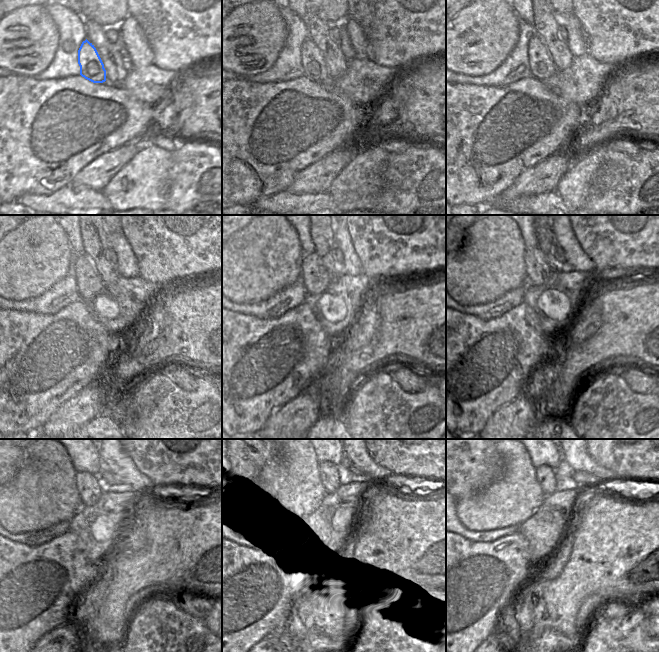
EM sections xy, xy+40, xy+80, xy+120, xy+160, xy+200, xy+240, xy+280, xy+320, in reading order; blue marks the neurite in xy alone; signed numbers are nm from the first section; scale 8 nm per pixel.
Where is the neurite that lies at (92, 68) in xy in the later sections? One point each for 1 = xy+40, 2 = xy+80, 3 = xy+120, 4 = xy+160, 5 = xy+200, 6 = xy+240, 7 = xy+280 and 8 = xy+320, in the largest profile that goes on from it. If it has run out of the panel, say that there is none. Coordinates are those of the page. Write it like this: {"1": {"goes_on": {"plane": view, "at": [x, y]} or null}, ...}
{"1": {"goes_on": {"plane": "xy+40", "at": [315, 69]}}, "2": {"goes_on": {"plane": "xy+80", "at": [541, 66]}}, "3": {"goes_on": {"plane": "xy+120", "at": [90, 285]}}, "4": {"goes_on": {"plane": "xy+160", "at": [315, 278]}}, "5": {"goes_on": {"plane": "xy+200", "at": [538, 271]}}, "6": {"goes_on": {"plane": "xy+240", "at": [90, 487]}}, "7": {"goes_on": {"plane": "xy+280", "at": [329, 482]}}, "8": {"goes_on": {"plane": "xy+320", "at": [546, 475]}}}

